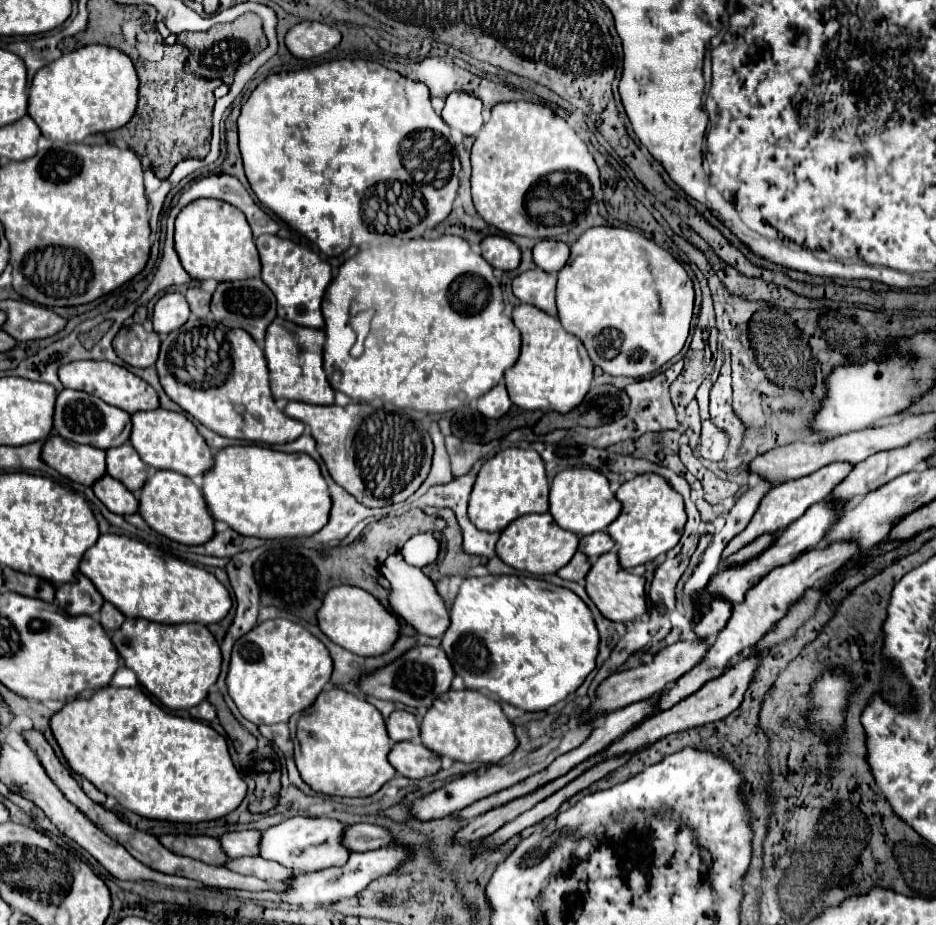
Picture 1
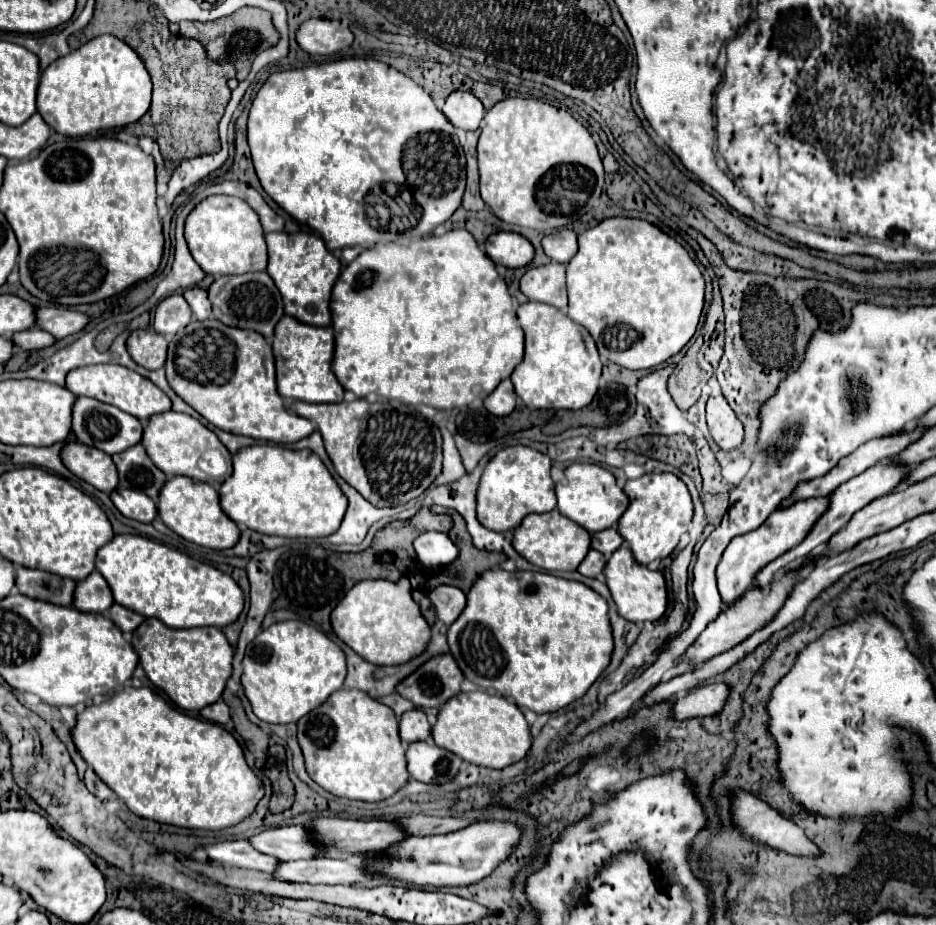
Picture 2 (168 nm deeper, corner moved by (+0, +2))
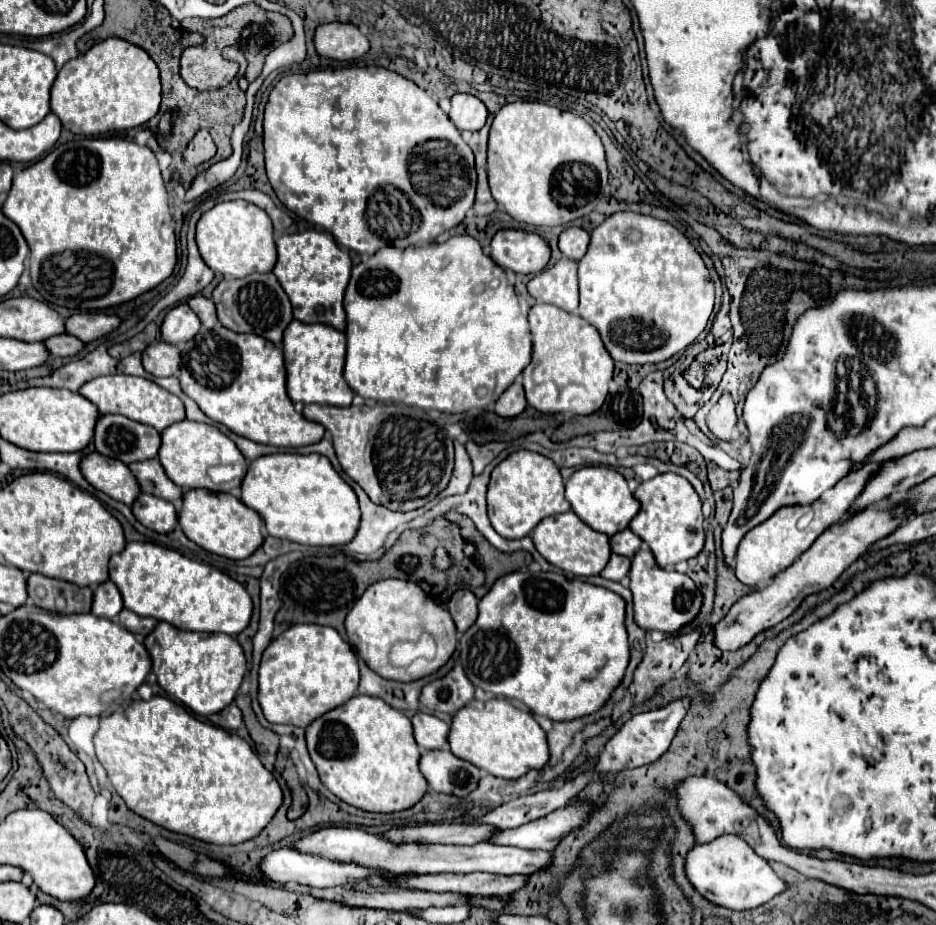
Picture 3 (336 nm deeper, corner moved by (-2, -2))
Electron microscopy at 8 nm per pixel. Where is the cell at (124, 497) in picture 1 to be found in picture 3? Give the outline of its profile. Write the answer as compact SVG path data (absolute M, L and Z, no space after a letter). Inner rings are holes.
M140 494L130 508L136 520L154 532L168 534L176 526L176 508L170 502L162 502L162 498Z

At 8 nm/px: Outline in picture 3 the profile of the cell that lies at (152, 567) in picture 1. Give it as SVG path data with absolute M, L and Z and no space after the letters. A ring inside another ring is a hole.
M128 542L122 552L114 554L110 558L110 580L118 586L124 600L124 608L136 612L138 616L150 616L168 622L180 630L222 632L236 636L248 626L252 616L252 600L242 584L238 584L236 580L226 576L226 573L209 564L152 542Z

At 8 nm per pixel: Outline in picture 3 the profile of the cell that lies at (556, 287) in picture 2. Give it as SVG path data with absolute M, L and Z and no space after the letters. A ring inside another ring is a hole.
M560 258L554 266L538 272L528 282L528 292L536 302L554 304L566 312L578 308L578 278L576 264L570 258Z

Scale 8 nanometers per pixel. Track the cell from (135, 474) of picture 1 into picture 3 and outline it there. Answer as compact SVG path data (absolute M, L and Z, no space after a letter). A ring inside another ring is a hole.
M148 458L142 462L132 462L128 464L130 472L136 476L140 492L158 496L162 500L172 502L174 506L180 506L182 502L182 488L176 486L160 466L158 458Z

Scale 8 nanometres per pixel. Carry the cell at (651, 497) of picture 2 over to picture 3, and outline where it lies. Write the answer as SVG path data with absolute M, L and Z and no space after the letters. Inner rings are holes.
M672 472L658 474L656 478L642 482L636 488L634 498L640 502L640 512L632 518L630 530L648 544L660 568L670 568L676 562L690 560L702 550L702 502L686 478Z

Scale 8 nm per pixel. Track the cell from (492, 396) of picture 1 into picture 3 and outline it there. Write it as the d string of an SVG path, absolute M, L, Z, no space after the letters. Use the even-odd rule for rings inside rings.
M516 380L512 386L508 386L506 392L494 404L494 412L504 418L518 416L524 408L526 408L526 398L524 398L524 388L522 388L520 380Z

